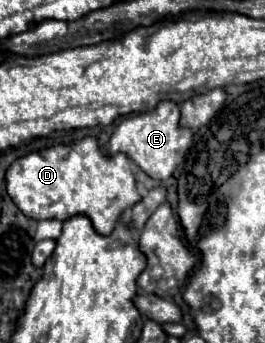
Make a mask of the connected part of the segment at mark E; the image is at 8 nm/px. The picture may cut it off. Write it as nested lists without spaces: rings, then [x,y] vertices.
[[[159,102],[157,108],[151,112],[125,118],[115,134],[111,136],[111,142],[107,146],[107,156],[115,156],[117,152],[127,154],[145,174],[149,174],[153,180],[165,182],[175,169],[184,162],[187,152],[192,146],[193,135],[191,130],[179,126],[179,104],[175,102]]]

